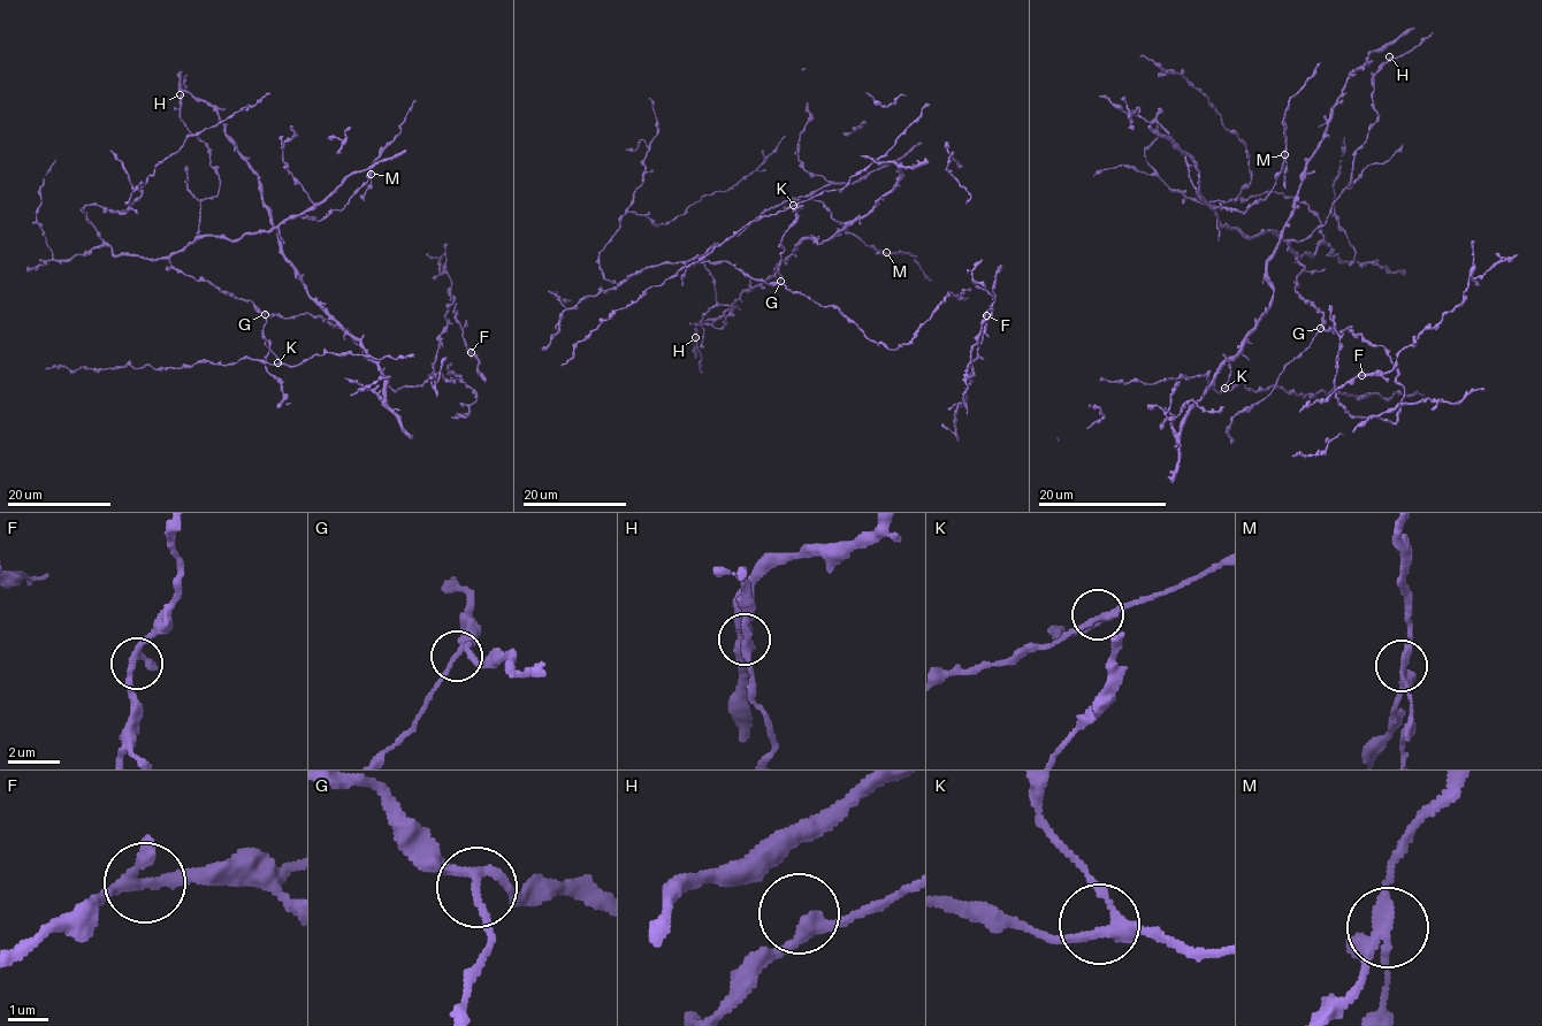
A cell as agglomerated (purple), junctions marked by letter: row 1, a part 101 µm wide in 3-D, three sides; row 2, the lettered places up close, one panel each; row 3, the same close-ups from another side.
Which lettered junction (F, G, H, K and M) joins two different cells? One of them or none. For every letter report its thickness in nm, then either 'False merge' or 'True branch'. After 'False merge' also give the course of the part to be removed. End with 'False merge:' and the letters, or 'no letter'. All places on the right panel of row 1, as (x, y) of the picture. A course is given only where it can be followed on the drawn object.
F: Thickness 240 nm. True branch
G: Thickness 200 nm. True branch
H: Thickness 240 nm. True branch
K: Thickness 240 nm. True branch
M: Thickness 260 nm. False merge. Course of the part to remove: (1284, 154), (1284, 189)
False merge: M

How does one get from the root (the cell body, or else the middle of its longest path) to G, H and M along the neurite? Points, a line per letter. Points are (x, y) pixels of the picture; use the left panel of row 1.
G: (200, 207), (197, 236), (177, 251), (169, 262), (198, 281), (208, 281), (238, 299), (249, 300), (265, 314)
H: (200, 207), (205, 199), (213, 199), (218, 193), (219, 180), (210, 161), (210, 150), (181, 120), (180, 94)
M: (200, 207), (198, 234), (189, 244), (200, 236), (237, 240), (296, 216), (319, 221), (340, 211), (372, 174)

